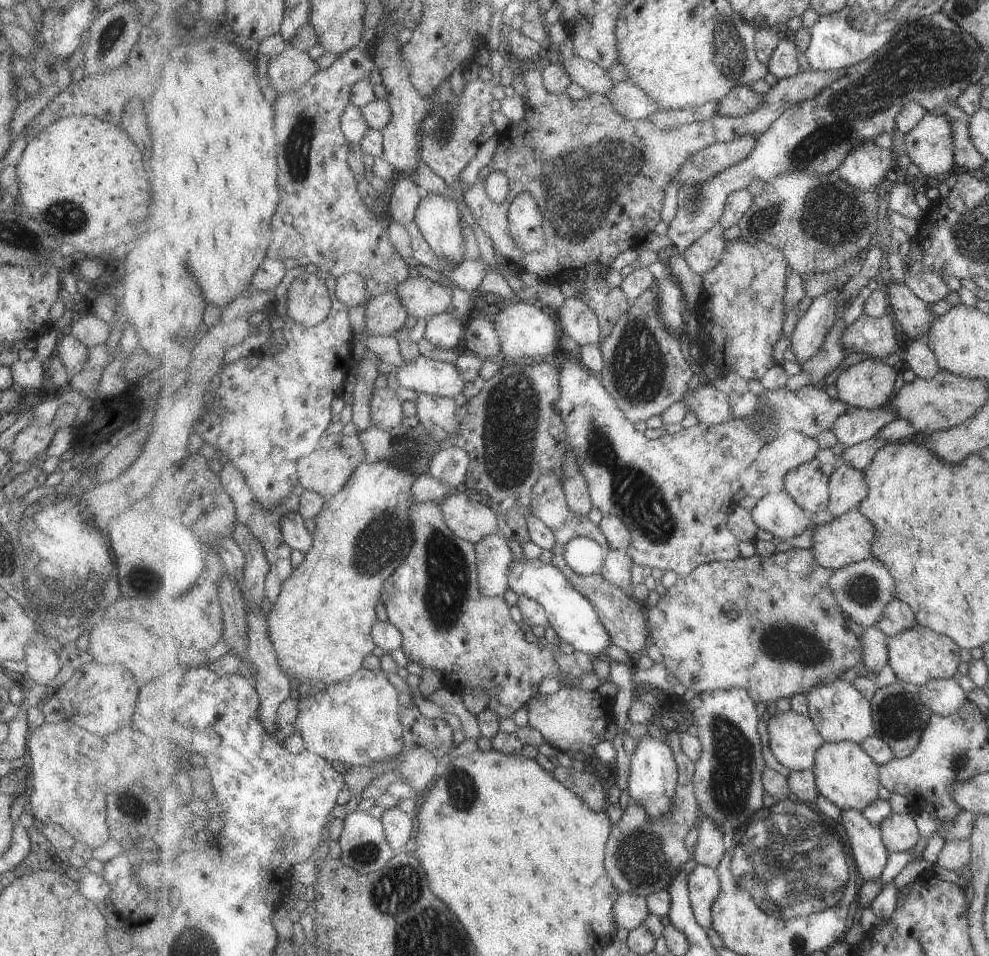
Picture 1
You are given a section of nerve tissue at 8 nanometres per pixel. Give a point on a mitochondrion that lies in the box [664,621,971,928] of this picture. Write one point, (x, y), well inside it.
(792, 862)

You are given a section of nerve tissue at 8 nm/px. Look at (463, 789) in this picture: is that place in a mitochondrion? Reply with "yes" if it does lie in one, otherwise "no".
yes

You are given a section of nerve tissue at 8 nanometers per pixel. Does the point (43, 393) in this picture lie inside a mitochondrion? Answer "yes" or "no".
no

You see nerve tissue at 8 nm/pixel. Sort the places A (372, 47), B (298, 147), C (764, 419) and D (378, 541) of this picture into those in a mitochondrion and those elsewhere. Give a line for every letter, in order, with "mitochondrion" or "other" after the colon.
A: other
B: mitochondrion
C: mitochondrion
D: mitochondrion

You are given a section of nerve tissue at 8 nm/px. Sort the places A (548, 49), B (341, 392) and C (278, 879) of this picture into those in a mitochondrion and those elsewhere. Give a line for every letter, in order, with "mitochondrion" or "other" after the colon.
A: other
B: other
C: other

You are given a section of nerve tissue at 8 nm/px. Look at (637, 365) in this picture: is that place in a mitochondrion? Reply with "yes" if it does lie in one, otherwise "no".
yes

